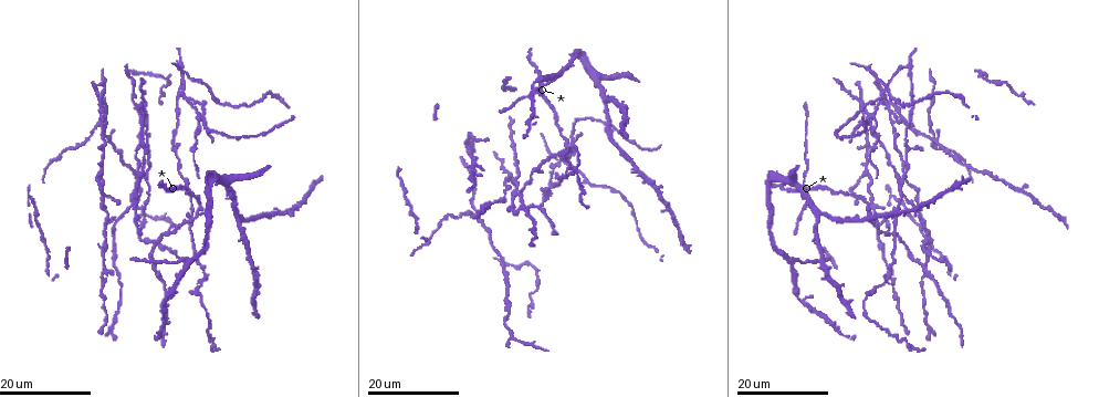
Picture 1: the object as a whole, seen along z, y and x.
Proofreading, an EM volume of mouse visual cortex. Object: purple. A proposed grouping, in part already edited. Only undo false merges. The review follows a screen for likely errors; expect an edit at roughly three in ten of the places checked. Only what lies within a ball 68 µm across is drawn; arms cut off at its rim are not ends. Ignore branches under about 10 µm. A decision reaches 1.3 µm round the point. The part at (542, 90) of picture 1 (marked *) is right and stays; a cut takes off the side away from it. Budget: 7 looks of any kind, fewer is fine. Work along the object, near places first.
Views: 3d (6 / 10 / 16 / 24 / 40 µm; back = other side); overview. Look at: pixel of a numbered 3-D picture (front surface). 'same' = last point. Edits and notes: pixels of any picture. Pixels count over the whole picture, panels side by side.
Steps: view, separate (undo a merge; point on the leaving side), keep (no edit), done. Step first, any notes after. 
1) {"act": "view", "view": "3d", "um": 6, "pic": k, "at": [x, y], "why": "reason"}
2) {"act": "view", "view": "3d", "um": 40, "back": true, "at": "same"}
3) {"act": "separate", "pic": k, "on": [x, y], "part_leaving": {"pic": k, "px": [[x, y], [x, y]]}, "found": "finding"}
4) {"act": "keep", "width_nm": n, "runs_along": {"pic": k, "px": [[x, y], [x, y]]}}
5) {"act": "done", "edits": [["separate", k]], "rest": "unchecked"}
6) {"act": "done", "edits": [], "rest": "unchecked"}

{"act": "view", "view": "3d", "um": 24, "pic": 1, "at": [898, 175], "why": "a fork"}

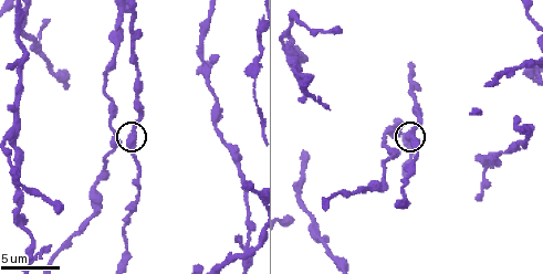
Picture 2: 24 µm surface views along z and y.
{"act": "view", "view": "3d", "um": 6, "pic": 2, "at": [128, 141]}

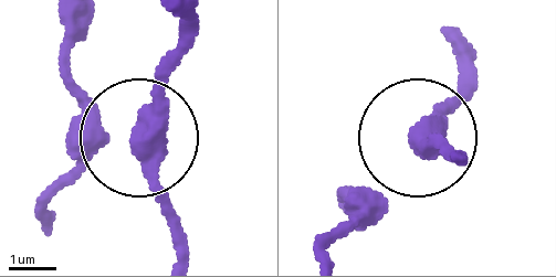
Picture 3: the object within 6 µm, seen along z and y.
{"act": "keep", "width_nm": 340, "found": "all the same cell"}

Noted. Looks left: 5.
{"act": "view", "view": "3d", "um": 24, "pic": 1, "at": [882, 100], "why": "side arm on a straight run"}

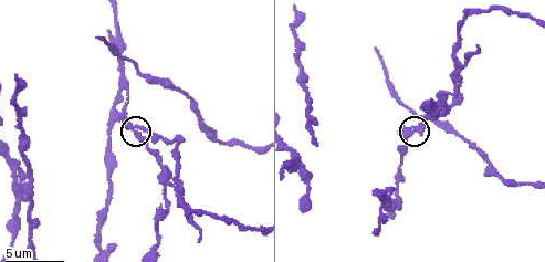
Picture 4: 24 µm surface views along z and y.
{"act": "view", "view": "3d", "um": 6, "pic": 4, "at": [418, 128]}

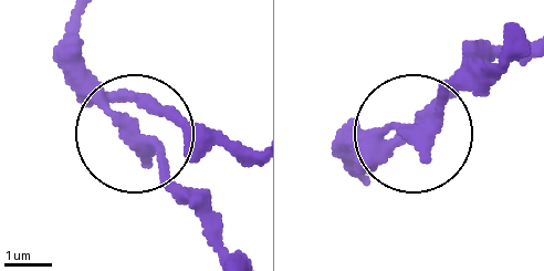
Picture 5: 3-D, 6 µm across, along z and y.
{"act": "separate", "pic": 5, "on": [173, 118], "arms": 3, "part_leaving": {"pic": 5, "px": [[126, 92], [252, 152]]}, "found": "two cells meet here"}

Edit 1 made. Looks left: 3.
{"act": "view", "view": "overview", "why": "redraw"}

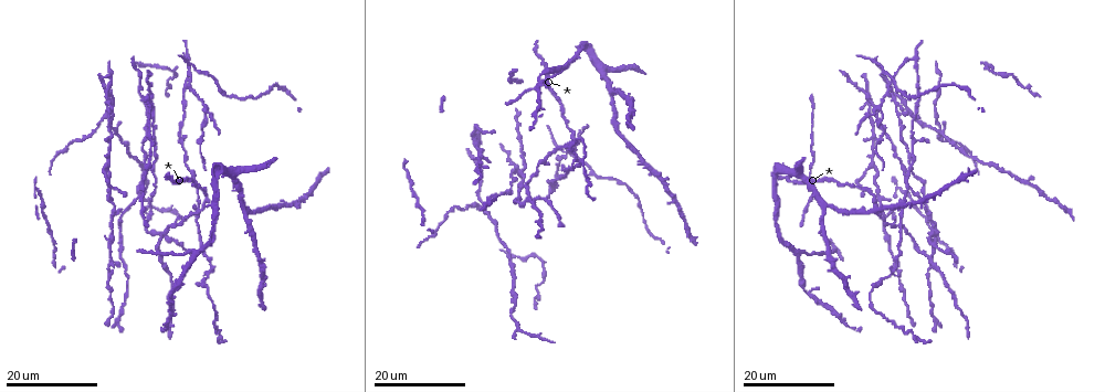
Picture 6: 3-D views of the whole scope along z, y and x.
{"act": "view", "view": "3d", "um": 16, "pic": 6, "at": [539, 198], "why": "arms run side by side"}

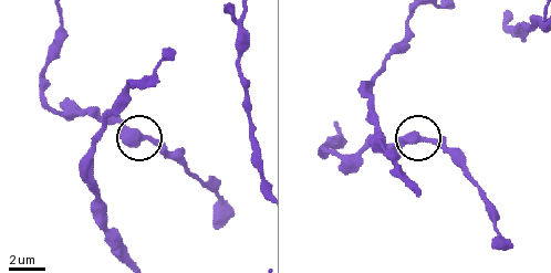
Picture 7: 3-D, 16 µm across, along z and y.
{"act": "view", "view": "3d", "um": 10, "pic": 7, "at": [414, 133]}

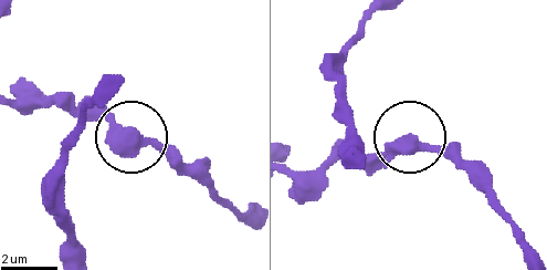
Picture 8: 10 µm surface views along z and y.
{"act": "keep", "width_nm": 380, "found": "continuous, no second cell"}

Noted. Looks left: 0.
{"act": "done", "edits": [["separate", 5]], "rest": "unchecked"}

